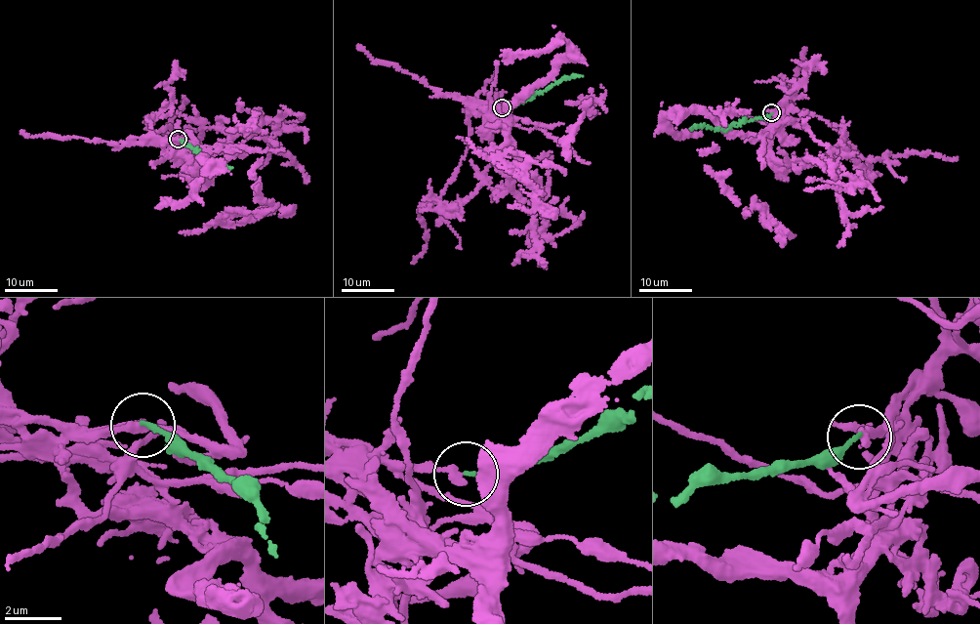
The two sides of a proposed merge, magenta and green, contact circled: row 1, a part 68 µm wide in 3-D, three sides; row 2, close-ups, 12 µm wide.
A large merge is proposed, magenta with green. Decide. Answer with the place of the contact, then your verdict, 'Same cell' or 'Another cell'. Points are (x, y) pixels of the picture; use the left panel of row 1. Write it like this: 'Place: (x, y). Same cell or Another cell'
Place: (178, 139). Another cell

